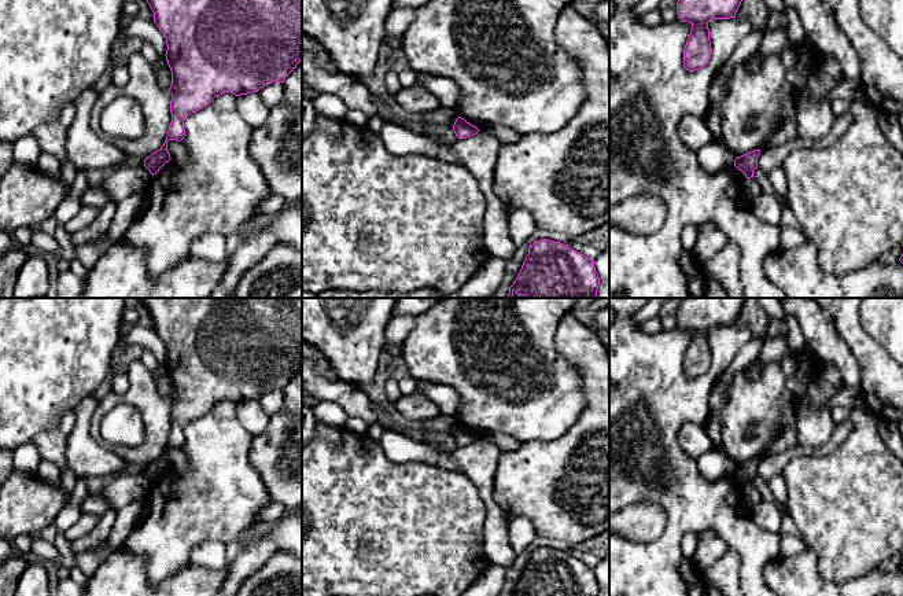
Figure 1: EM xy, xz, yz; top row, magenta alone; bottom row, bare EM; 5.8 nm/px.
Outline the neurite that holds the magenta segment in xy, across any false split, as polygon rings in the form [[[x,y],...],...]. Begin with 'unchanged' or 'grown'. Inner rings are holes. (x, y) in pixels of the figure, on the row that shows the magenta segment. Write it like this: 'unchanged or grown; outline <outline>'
unchanged; outline [[[147,0],[154,22],[167,44],[166,60],[172,70],[172,122],[163,146],[145,158],[144,166],[154,176],[169,162],[167,141],[185,136],[184,119],[207,106],[215,96],[229,92],[236,96],[258,92],[272,82],[283,82],[302,60],[302,0]]]

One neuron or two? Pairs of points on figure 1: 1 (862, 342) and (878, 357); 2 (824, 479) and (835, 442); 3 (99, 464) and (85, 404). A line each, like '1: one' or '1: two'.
1: one
2: two
3: one

